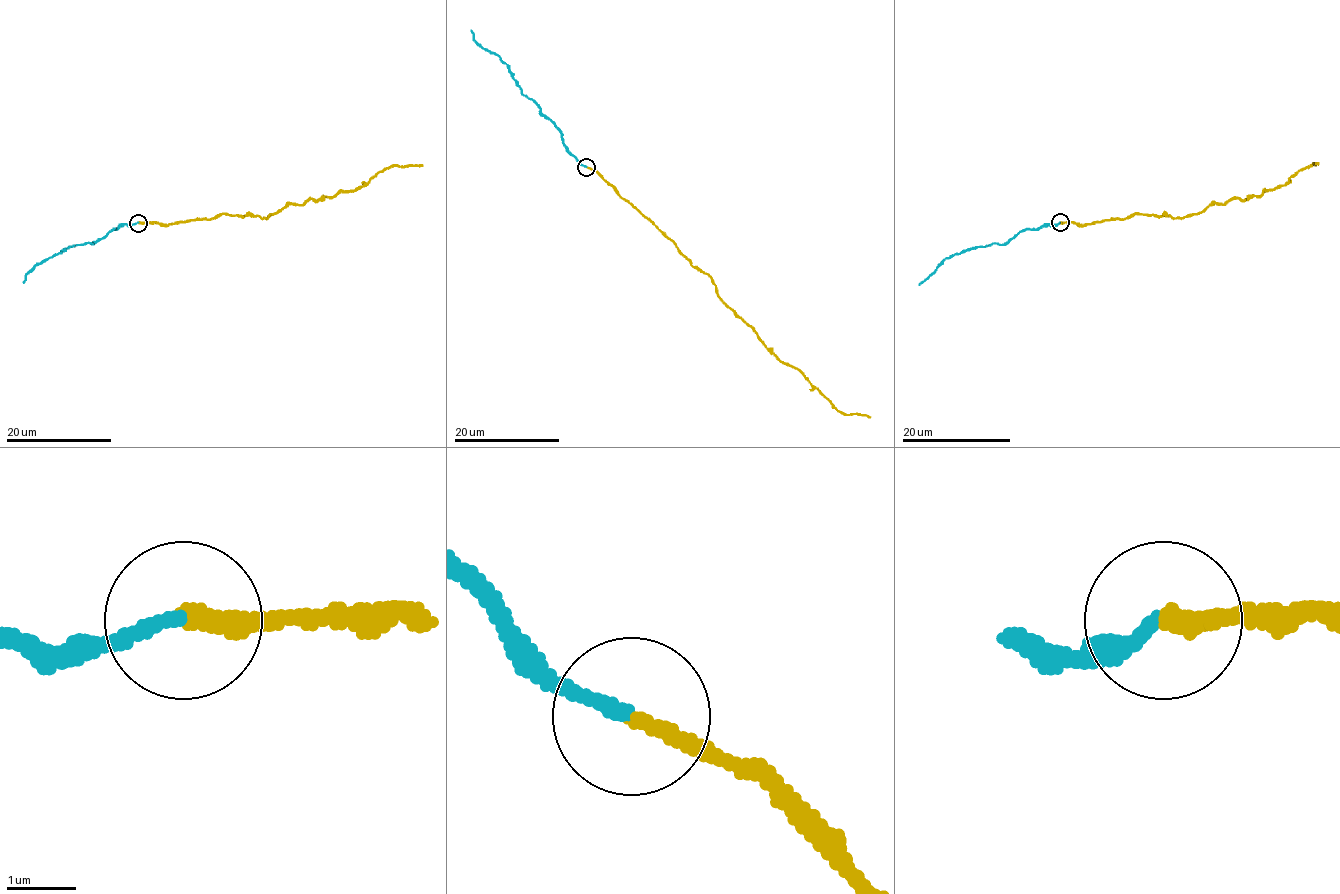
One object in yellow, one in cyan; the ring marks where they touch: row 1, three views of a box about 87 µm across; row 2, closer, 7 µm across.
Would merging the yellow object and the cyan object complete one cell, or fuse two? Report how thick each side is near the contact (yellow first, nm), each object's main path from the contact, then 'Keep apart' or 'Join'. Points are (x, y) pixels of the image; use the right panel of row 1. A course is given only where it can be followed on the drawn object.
Thickness 260 nm (yellow) against 200 nm. Course of yellow: (1059, 223), (1091, 224), (1135, 213), (1191, 216), (1213, 204), (1277, 189), (1319, 163). Course of cyan: (1059, 223), (1021, 230), (1004, 245), (986, 245), (952, 254), (918, 285). Join

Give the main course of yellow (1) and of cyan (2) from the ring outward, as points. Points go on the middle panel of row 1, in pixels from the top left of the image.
1: (586, 166), (707, 274), (716, 294), (781, 361), (791, 365), (843, 414), (870, 418)
2: (586, 166), (568, 149), (560, 129), (524, 95), (504, 62), (474, 39), (471, 29)

